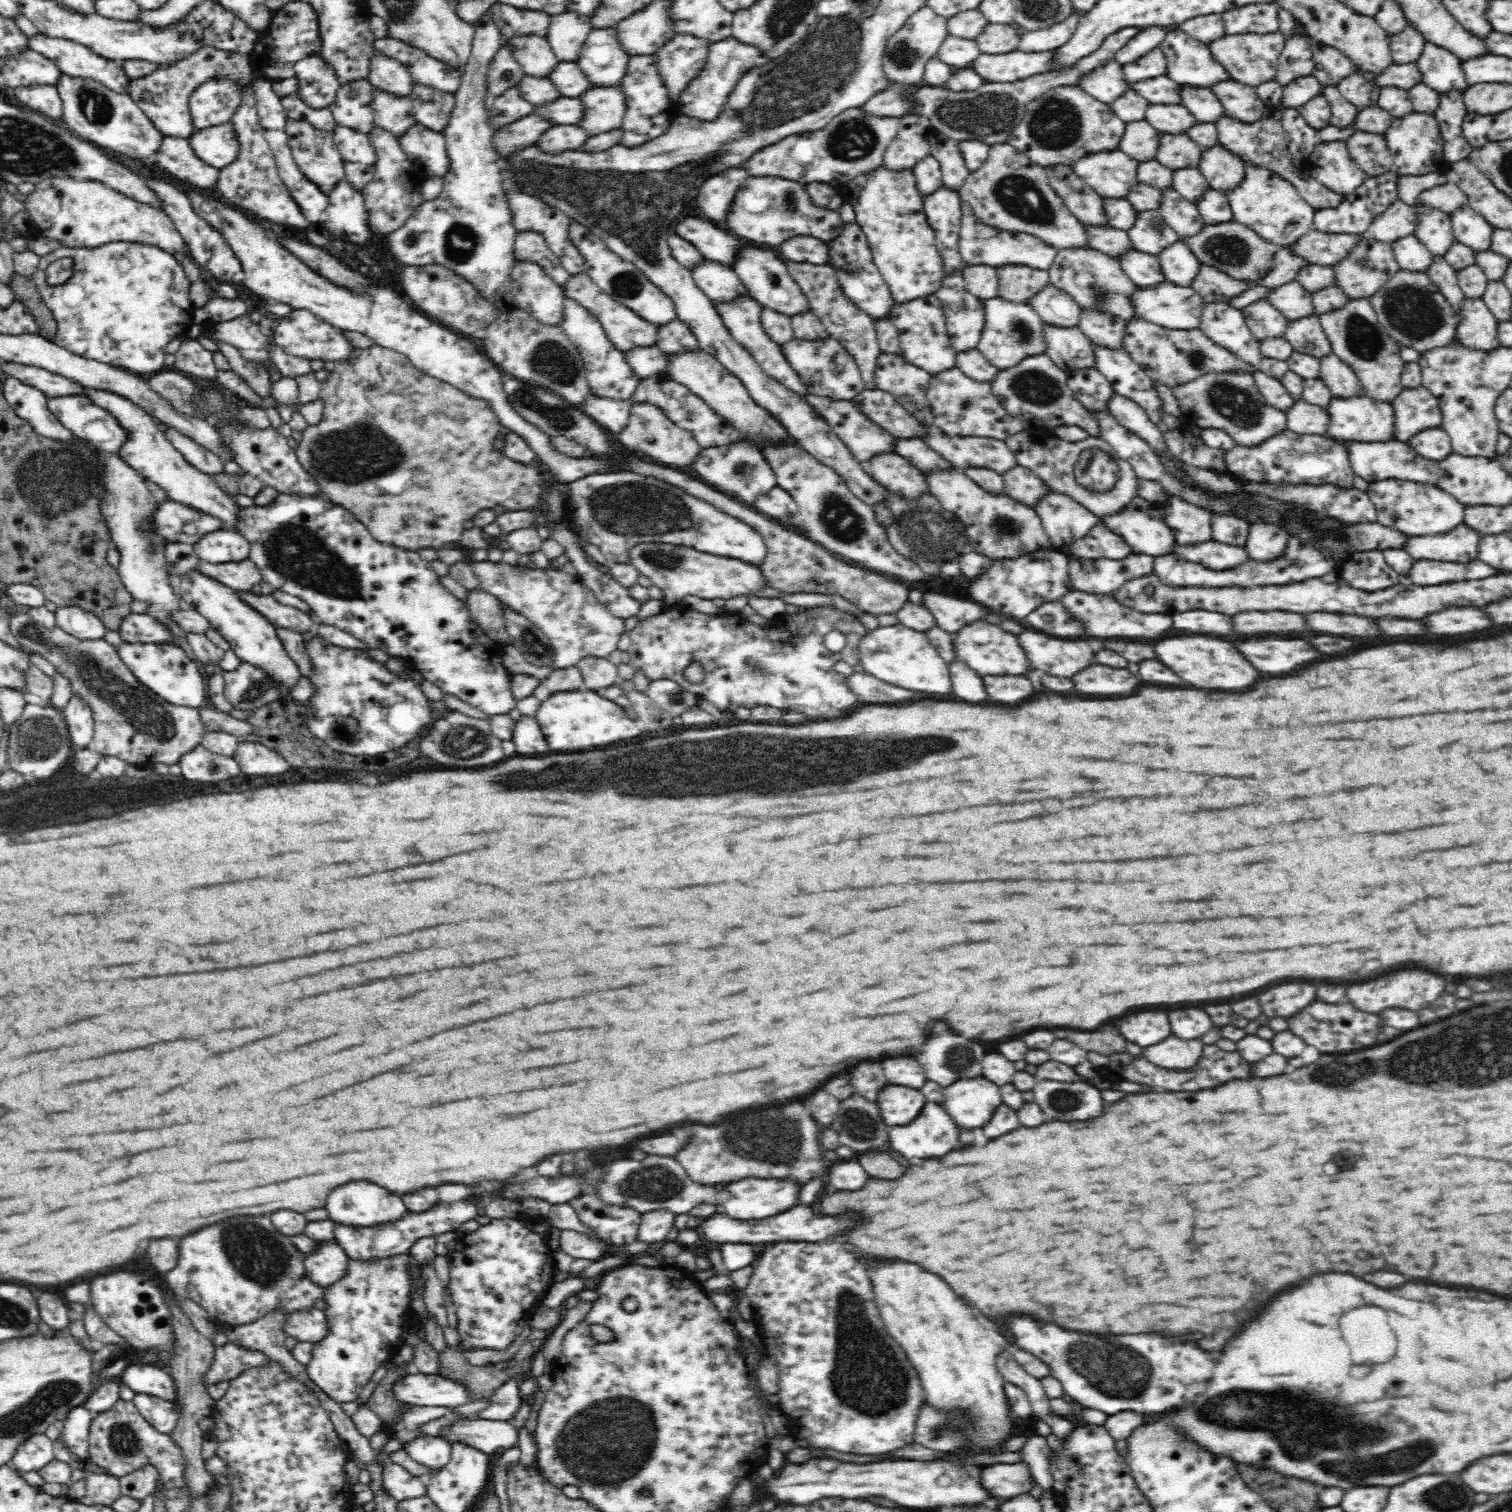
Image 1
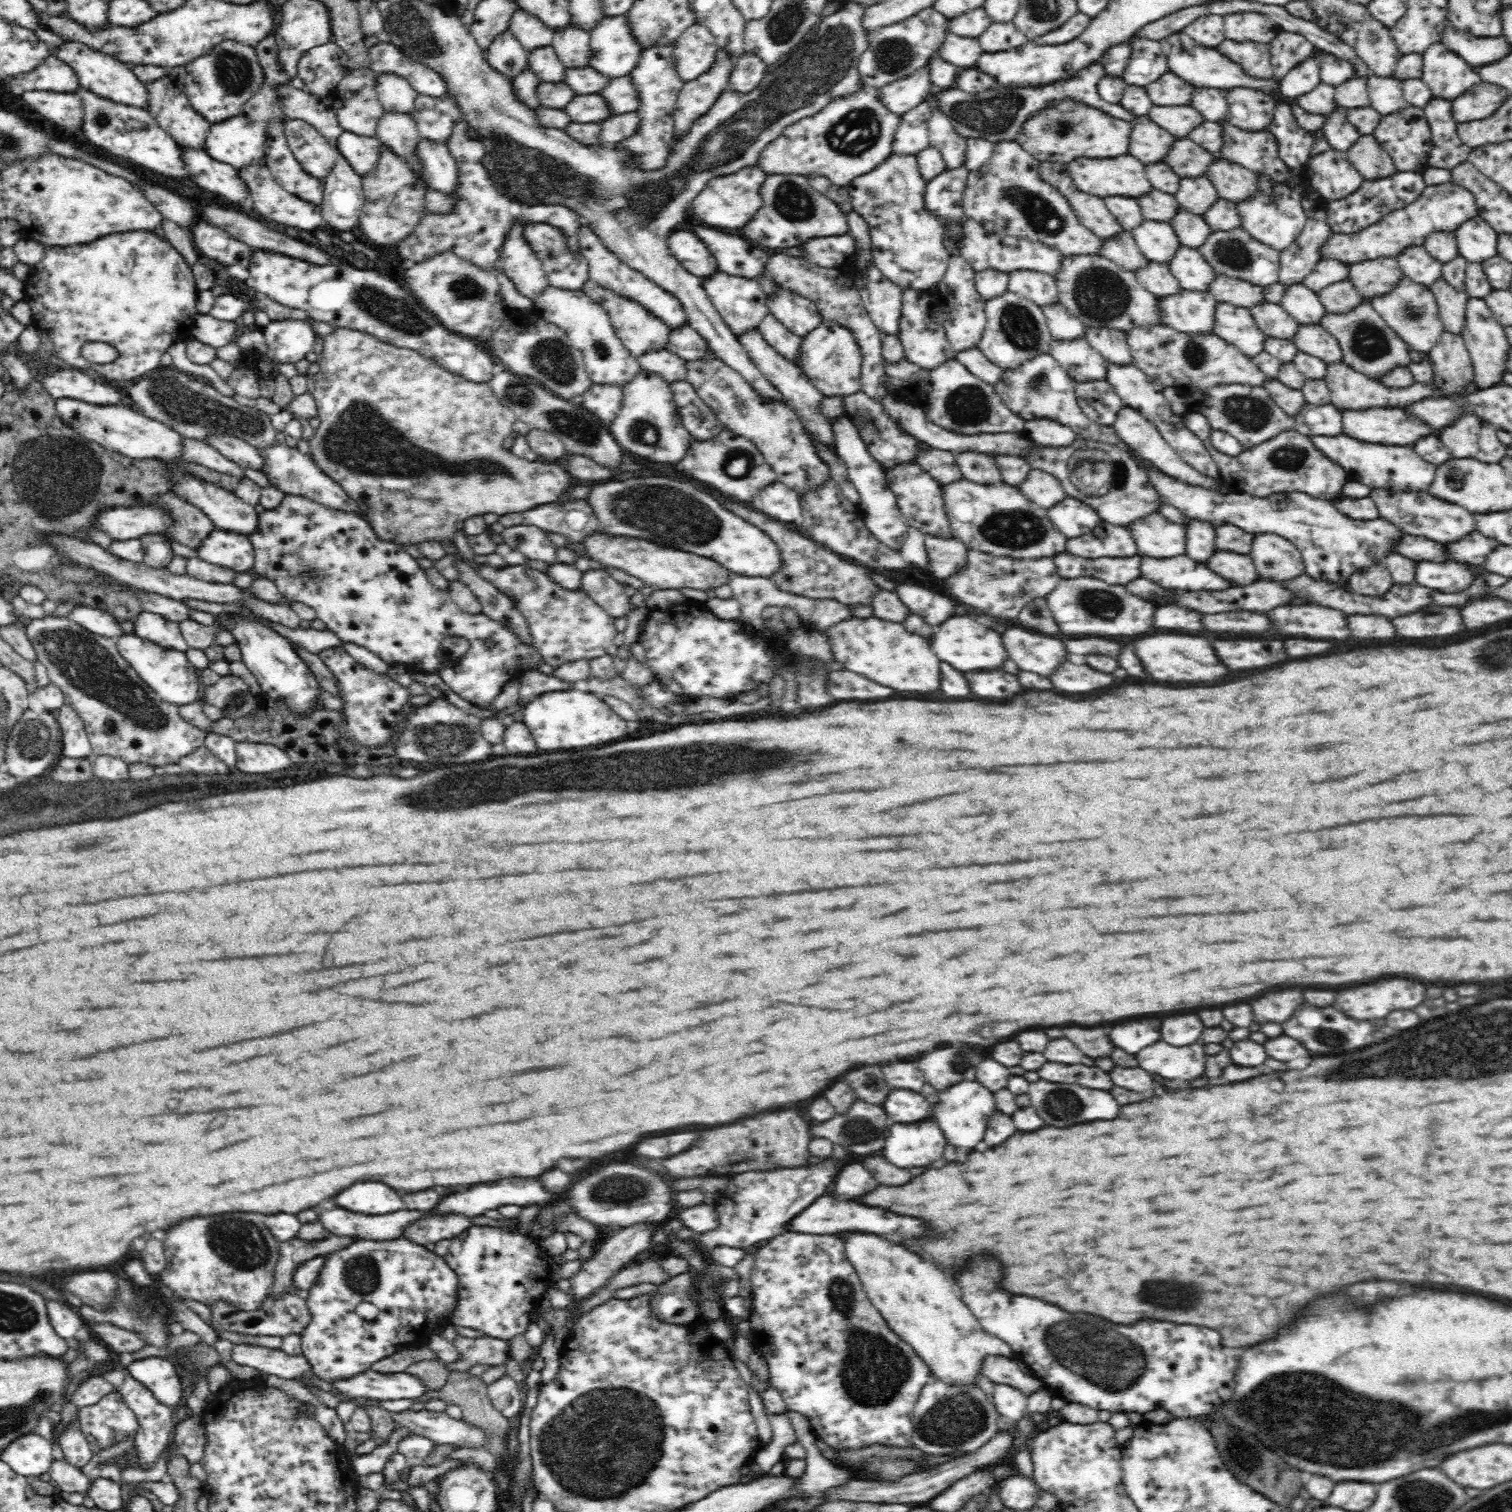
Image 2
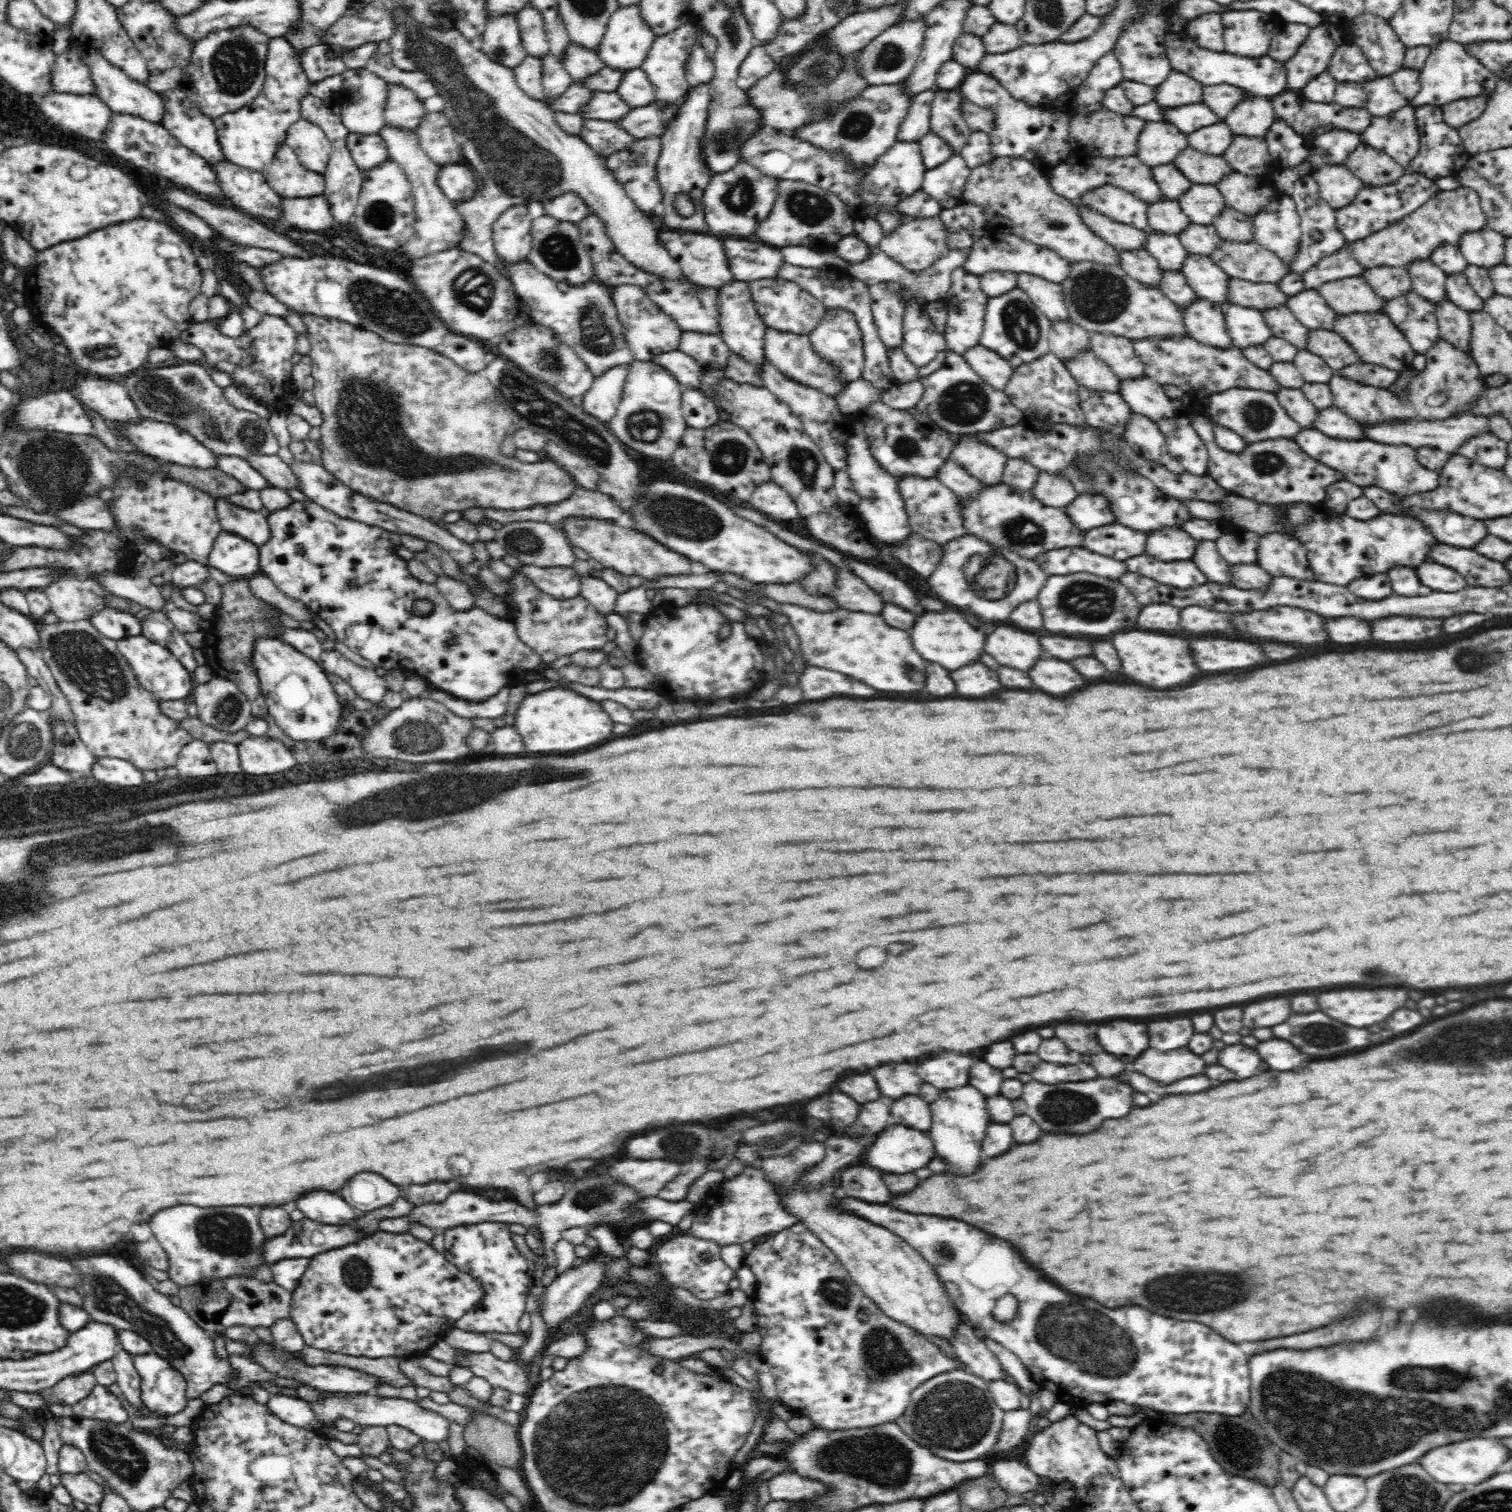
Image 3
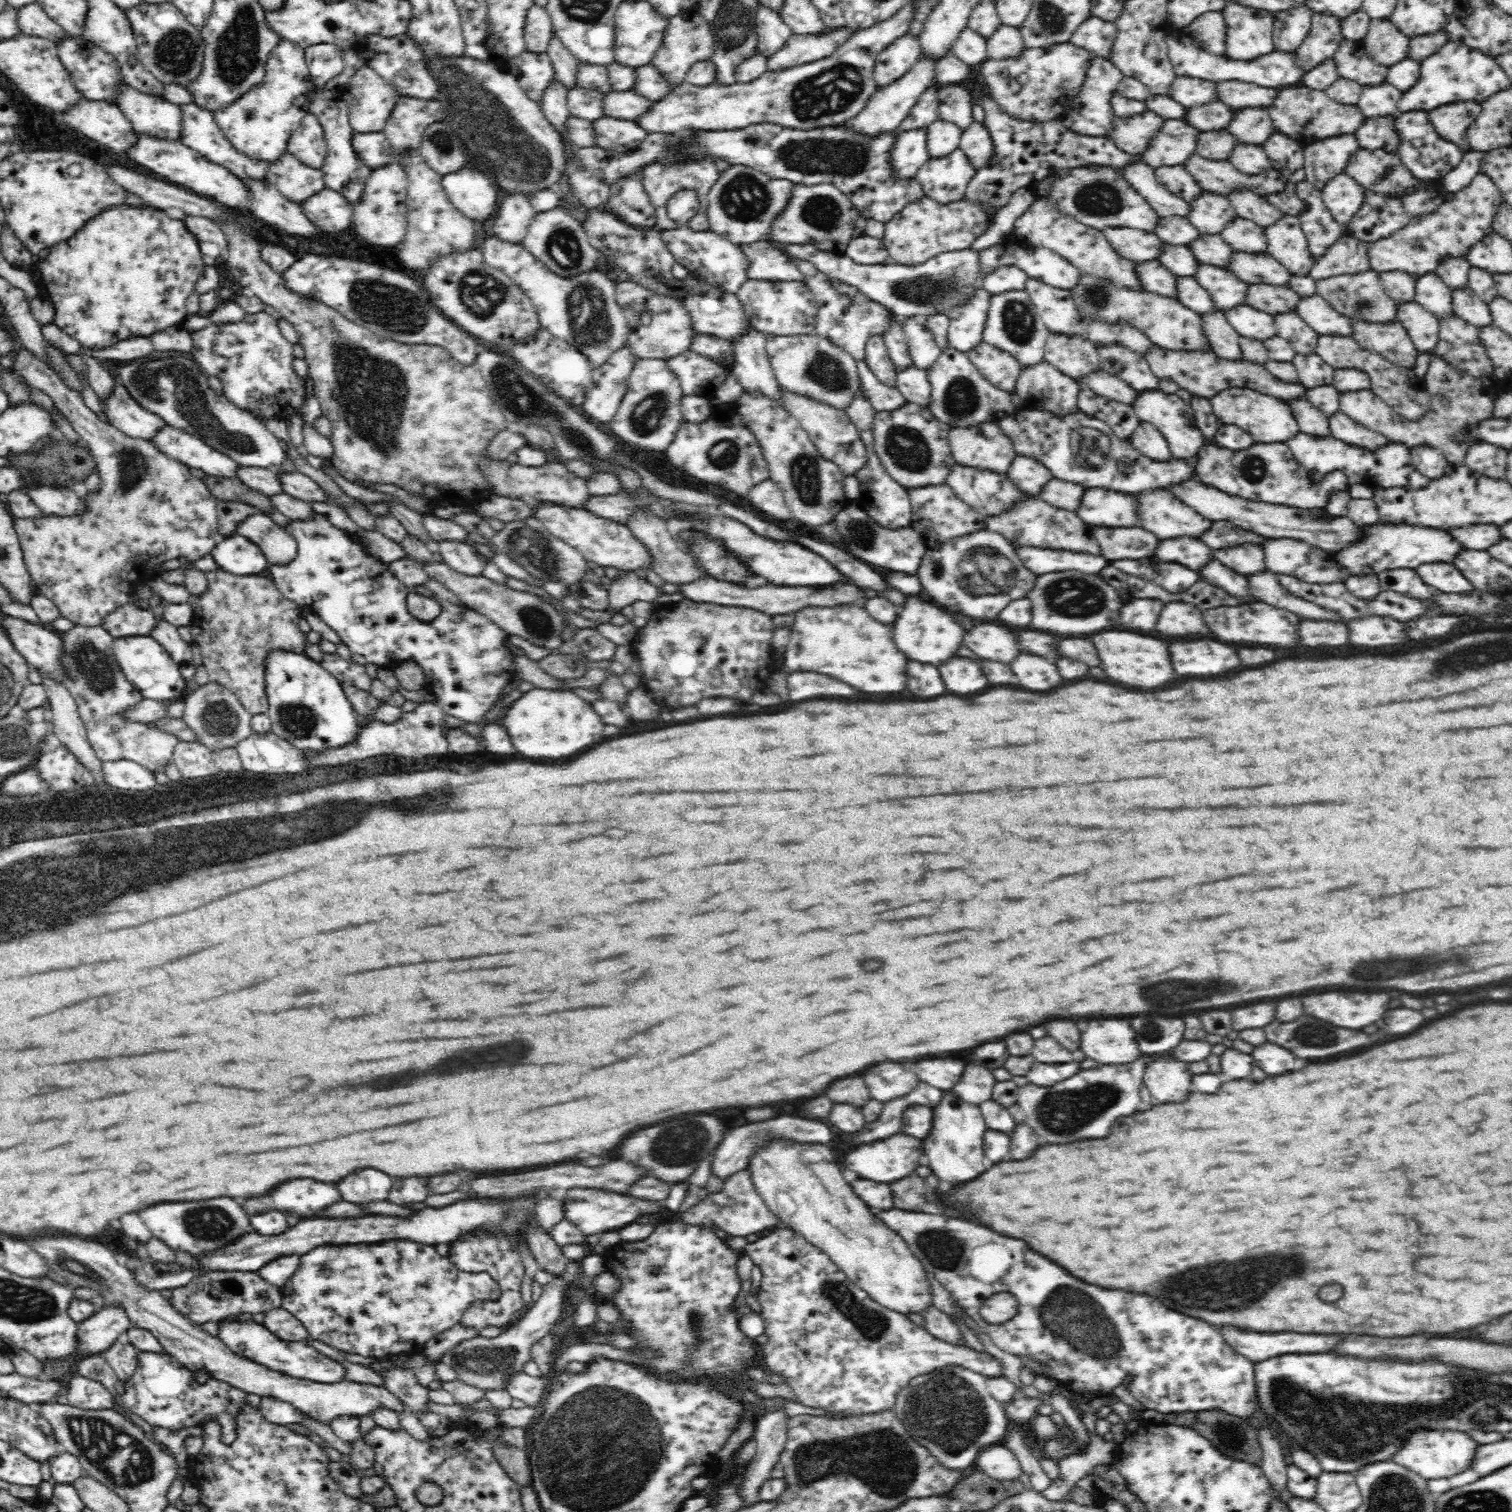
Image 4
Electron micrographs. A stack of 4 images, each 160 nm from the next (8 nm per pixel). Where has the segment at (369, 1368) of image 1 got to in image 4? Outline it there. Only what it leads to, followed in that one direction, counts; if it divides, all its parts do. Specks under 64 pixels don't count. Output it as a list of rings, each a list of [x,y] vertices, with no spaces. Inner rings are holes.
[[[390,1240],[378,1242],[355,1242],[349,1245],[320,1245],[309,1250],[300,1258],[300,1266],[286,1279],[282,1287],[279,1287],[281,1294],[281,1306],[290,1311],[302,1324],[310,1331],[313,1340],[320,1339],[330,1346],[346,1352],[356,1353],[362,1356],[384,1357],[398,1353],[409,1353],[416,1355],[422,1350],[423,1344],[429,1341],[435,1334],[454,1326],[461,1321],[463,1312],[476,1299],[495,1298],[498,1294],[499,1286],[488,1273],[466,1273],[458,1269],[448,1257],[441,1256],[436,1250],[436,1246],[412,1242],[406,1240]]]

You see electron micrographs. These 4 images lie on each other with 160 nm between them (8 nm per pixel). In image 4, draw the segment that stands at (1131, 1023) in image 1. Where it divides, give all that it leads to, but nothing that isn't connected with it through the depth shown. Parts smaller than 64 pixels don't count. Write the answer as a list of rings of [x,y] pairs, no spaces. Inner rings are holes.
[[[1118,1018],[1088,1020],[1080,1032],[1080,1050],[1100,1065],[1126,1064],[1142,1055],[1128,1022]]]

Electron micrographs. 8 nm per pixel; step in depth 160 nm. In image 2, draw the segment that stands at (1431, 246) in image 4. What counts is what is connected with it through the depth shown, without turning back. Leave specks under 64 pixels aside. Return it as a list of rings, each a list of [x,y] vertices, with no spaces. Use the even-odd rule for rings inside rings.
[[[1456,184],[1427,186],[1424,193],[1409,206],[1386,214],[1380,222],[1358,233],[1336,233],[1331,242],[1324,246],[1322,258],[1338,259],[1348,264],[1378,260],[1378,258],[1397,258],[1410,249],[1410,246],[1423,246],[1435,233],[1455,233],[1466,222],[1480,217],[1477,199],[1473,192]]]

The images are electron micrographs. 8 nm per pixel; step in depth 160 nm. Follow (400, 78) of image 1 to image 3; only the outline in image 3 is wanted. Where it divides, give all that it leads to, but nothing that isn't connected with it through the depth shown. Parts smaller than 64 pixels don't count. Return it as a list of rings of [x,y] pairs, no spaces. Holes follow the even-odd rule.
[[[388,84],[388,98],[385,106],[386,126],[401,132],[417,132],[422,118],[428,110],[408,88],[398,84]]]

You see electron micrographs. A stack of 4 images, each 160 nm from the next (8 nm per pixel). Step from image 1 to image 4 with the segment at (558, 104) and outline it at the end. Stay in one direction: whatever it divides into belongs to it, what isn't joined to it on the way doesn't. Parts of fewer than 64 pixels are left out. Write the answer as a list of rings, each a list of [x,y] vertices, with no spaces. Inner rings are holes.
[[[634,89],[614,91],[604,94],[604,111],[611,116],[629,121],[637,121],[640,116],[648,114],[656,104],[655,100],[640,94]]]

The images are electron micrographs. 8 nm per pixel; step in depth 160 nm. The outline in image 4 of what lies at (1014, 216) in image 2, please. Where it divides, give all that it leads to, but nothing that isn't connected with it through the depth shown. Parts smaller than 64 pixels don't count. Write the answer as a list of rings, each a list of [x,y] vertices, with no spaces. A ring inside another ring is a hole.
[[[1038,198],[1030,209],[1026,210],[1020,218],[1015,221],[1013,231],[1020,241],[1029,243],[1035,247],[1044,247],[1053,250],[1056,254],[1070,261],[1081,274],[1107,280],[1115,286],[1129,288],[1134,293],[1142,292],[1142,283],[1136,273],[1134,261],[1122,258],[1117,250],[1106,239],[1102,231],[1096,231],[1090,227],[1080,225],[1072,218],[1061,216],[1057,212],[1054,202],[1050,199]]]

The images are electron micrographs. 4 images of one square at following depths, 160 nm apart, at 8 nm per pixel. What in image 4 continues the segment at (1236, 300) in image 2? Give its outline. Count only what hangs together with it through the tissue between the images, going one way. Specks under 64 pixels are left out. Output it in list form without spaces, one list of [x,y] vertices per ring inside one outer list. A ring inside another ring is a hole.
[[[1252,284],[1249,286],[1248,305],[1268,314],[1284,314],[1296,312],[1300,304],[1300,296],[1288,286],[1272,286],[1270,284]]]

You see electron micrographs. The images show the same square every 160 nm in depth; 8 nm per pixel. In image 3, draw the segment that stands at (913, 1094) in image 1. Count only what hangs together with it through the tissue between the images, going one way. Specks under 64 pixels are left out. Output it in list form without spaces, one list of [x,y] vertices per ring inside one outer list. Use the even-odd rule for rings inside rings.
[[[914,1095],[896,1100],[894,1106],[890,1102],[892,1114],[890,1124],[902,1124],[912,1130],[926,1132],[926,1130],[930,1130],[930,1122],[932,1122],[932,1114],[930,1114],[928,1106],[929,1103],[926,1104],[922,1098]]]

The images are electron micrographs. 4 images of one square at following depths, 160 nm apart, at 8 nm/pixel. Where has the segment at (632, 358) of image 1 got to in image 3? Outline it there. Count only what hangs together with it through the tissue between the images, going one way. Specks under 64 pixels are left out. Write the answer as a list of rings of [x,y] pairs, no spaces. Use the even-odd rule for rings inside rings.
[[[674,350],[674,352],[660,354],[654,358],[654,362],[660,367],[668,369],[672,376],[683,384],[684,388],[699,390],[702,386],[702,372],[705,372],[705,368],[689,354]]]

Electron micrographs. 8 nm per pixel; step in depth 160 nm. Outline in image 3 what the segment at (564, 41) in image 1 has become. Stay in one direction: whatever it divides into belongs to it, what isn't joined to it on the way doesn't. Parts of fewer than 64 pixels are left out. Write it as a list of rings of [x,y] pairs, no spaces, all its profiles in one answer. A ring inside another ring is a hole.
[[[570,44],[568,50],[566,50],[562,64],[573,78],[573,82],[579,84],[586,82],[592,74],[596,74],[598,70],[605,67],[604,61],[600,59],[597,53],[580,48],[575,44]]]

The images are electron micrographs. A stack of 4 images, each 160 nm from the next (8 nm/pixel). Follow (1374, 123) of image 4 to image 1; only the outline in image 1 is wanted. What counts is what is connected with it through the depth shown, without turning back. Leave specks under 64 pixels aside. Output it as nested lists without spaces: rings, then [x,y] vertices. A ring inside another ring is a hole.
[[[1416,112],[1393,117],[1390,126],[1383,132],[1386,144],[1393,158],[1391,172],[1398,176],[1423,176],[1432,172],[1442,171],[1443,142],[1439,131],[1438,121],[1434,115]]]

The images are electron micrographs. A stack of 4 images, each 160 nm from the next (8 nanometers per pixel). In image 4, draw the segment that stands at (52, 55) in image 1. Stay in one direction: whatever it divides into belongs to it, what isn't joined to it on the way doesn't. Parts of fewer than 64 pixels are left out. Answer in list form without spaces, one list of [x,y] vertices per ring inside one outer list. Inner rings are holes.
[[[125,83],[116,104],[137,133],[158,141],[176,142],[182,138],[184,115],[178,103],[142,94]]]

